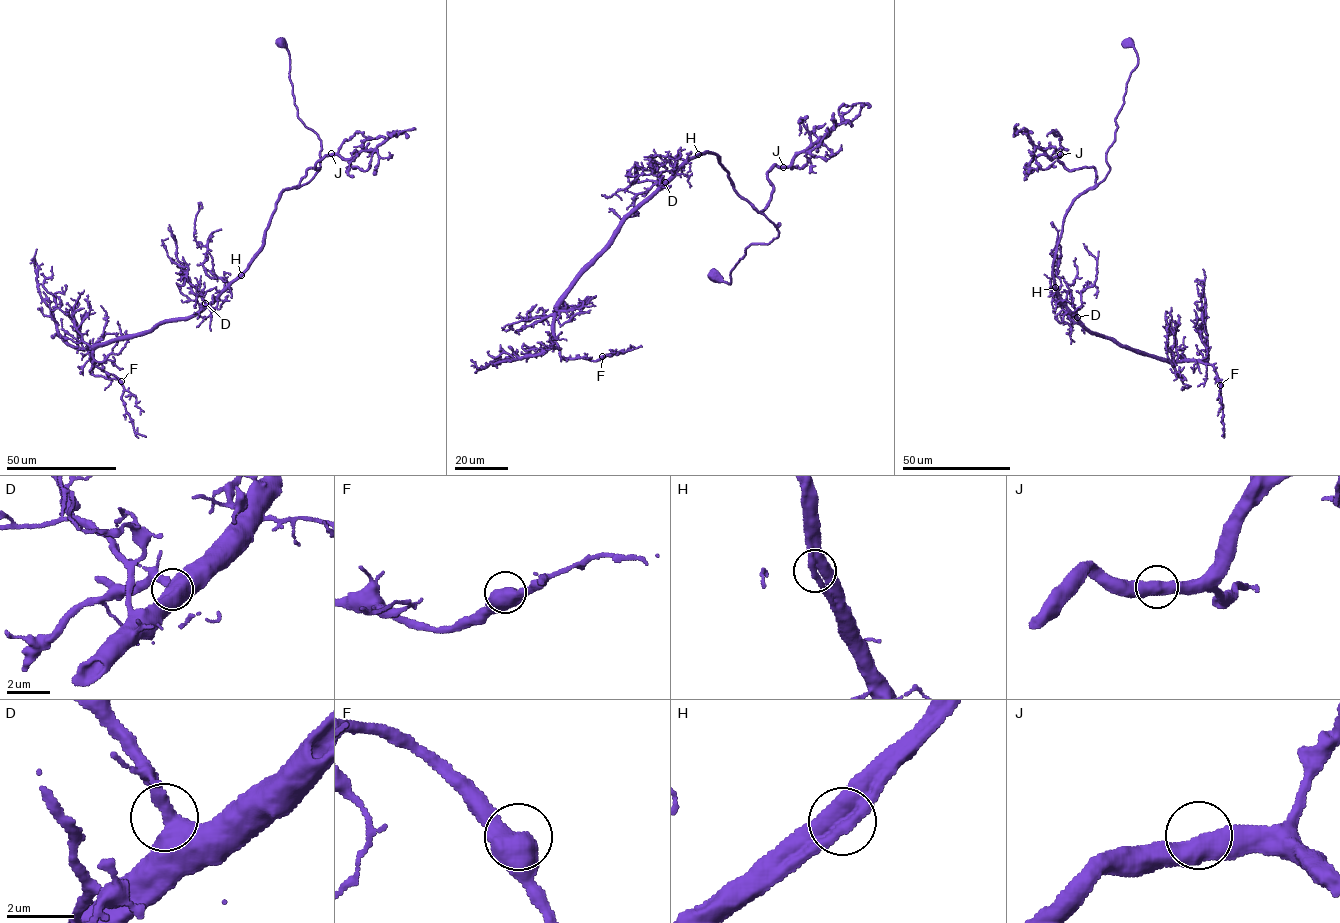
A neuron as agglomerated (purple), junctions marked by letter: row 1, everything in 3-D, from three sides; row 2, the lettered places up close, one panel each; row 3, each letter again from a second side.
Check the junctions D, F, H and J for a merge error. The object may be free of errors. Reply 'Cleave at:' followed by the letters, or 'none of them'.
Cleave at: none of them

